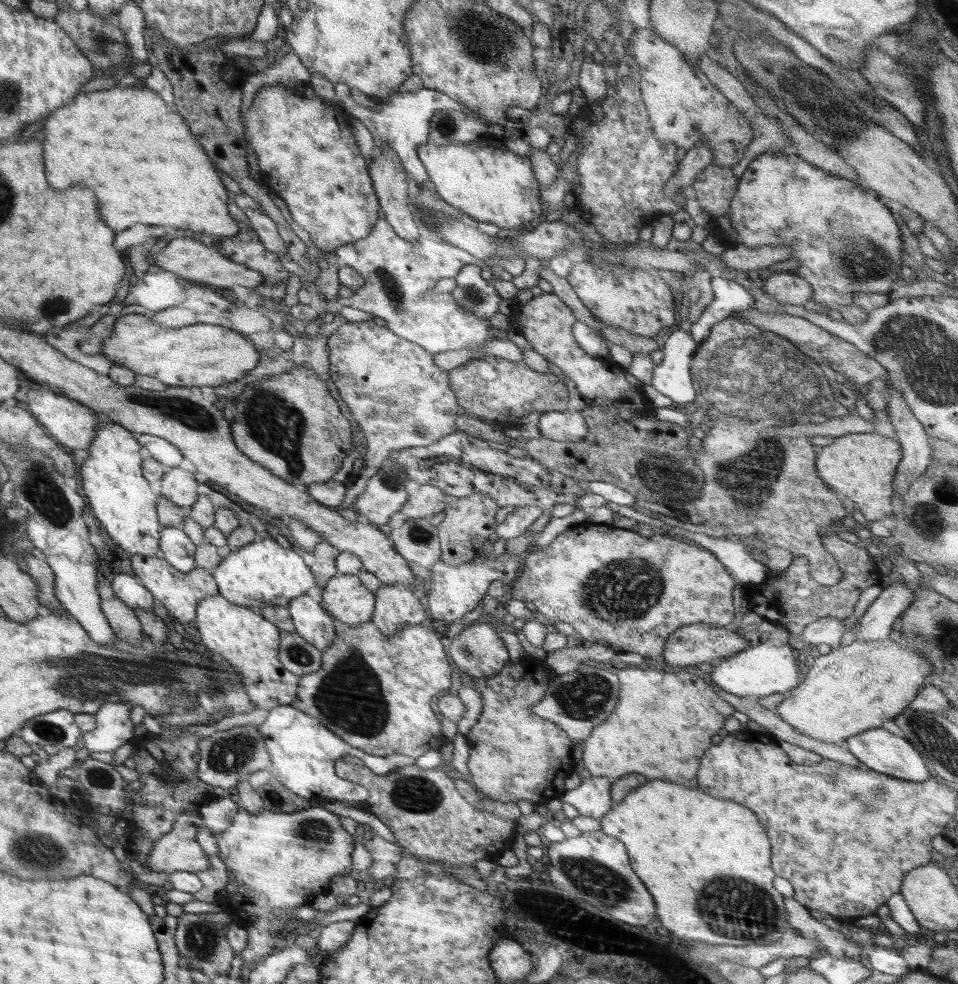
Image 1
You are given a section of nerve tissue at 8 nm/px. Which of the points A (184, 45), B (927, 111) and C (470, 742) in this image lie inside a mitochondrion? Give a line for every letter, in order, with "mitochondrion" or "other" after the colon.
A: other
B: other
C: other

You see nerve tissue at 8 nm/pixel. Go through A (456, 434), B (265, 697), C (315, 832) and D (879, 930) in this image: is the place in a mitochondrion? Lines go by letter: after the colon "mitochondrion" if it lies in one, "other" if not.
A: other
B: other
C: mitochondrion
D: other

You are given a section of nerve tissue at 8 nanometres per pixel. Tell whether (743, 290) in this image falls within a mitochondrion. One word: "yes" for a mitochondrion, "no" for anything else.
no

